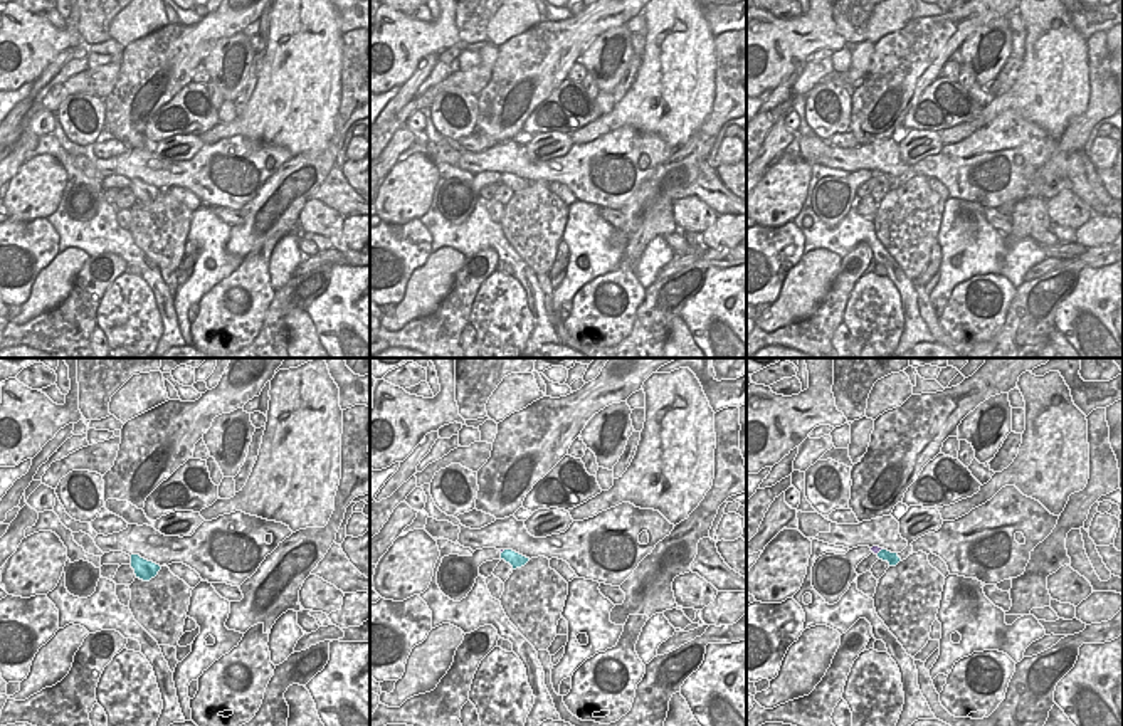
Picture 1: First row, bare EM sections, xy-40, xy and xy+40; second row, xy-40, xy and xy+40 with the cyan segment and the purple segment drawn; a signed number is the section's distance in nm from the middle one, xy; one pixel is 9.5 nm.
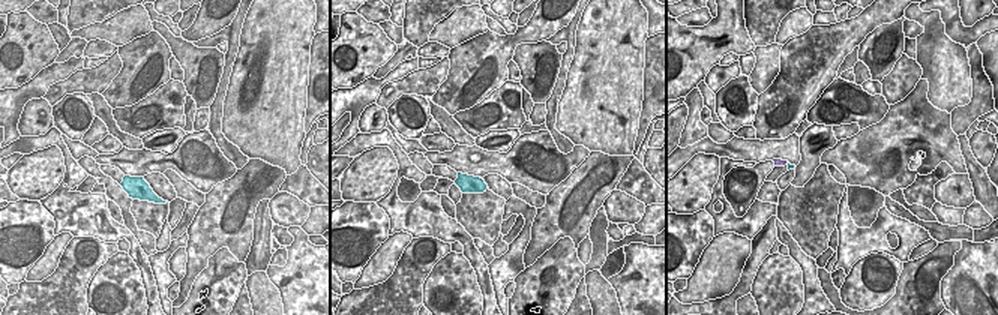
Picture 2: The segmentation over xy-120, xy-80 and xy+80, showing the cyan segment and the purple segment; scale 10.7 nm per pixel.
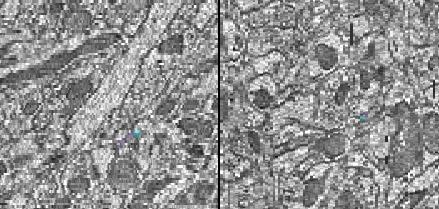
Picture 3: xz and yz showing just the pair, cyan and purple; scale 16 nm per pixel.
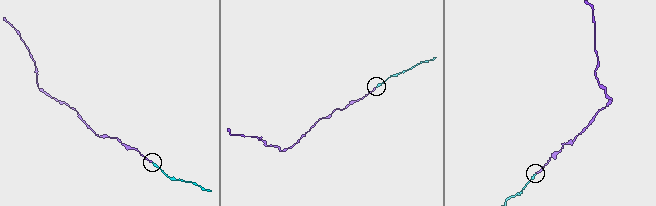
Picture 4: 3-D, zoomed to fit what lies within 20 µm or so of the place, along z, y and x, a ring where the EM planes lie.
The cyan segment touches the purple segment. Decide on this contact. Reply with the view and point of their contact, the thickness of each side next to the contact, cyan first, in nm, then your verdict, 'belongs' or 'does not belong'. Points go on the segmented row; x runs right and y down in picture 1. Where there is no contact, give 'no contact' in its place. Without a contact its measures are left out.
contact xy+40 (881, 550); calibres 120 and 70 nm; belongs

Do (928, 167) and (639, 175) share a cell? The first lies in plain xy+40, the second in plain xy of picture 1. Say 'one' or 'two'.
one

